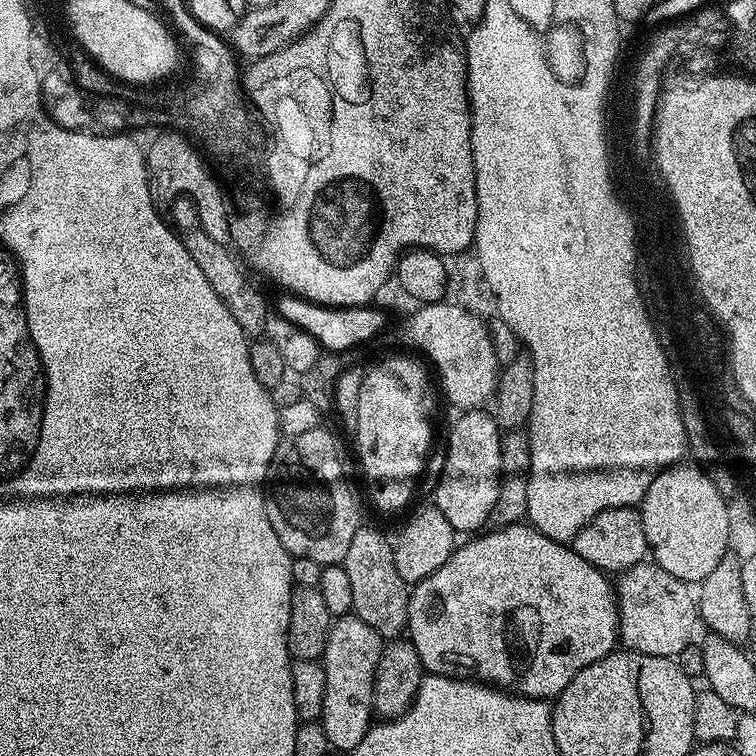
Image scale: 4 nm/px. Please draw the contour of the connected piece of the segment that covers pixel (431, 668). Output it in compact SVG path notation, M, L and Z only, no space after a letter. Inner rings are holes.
M527 522L511 524L505 528L496 528L492 532L473 535L459 545L430 578L420 580L411 589L408 598L408 627L407 635L412 645L418 650L418 658L424 664L425 673L433 676L455 676L457 678L471 678L479 683L495 686L503 691L511 692L517 696L528 696L532 700L551 701L560 695L566 686L586 666L598 662L604 656L609 656L617 647L618 633L620 631L620 612L616 609L616 590L613 581L601 572L586 558L576 553L575 547L568 544L559 544L554 538L542 534Z

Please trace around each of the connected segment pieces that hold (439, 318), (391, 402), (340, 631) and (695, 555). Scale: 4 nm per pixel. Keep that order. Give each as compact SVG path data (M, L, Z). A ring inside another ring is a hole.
M451 302L439 304L422 304L415 309L417 312L408 320L408 336L432 359L434 367L440 371L444 379L444 392L456 410L480 410L484 404L496 394L496 377L500 375L501 365L496 361L494 342L488 333L485 317L476 316L470 310L462 310L462 306Z
M396 356L393 360L384 360L381 364L376 364L371 369L365 371L362 382L362 394L358 397L358 428L354 435L356 441L356 452L360 455L360 468L364 471L364 476L368 479L368 492L372 495L372 500L384 512L396 512L399 508L404 508L412 500L412 495L417 495L418 481L424 475L424 466L428 463L428 453L434 443L432 437L432 388L428 385L428 376L424 373L424 368L420 364L415 364L412 360L407 360L404 356Z
M355 614L333 619L322 657L326 674L326 698L322 702L322 714L318 721L322 730L326 730L329 749L355 753L358 742L366 738L368 729L372 727L374 678L384 645L385 641L380 639L380 635L370 630L370 626L366 626L366 622L359 620Z
M681 462L670 468L657 472L654 482L650 482L650 490L646 490L644 499L638 505L642 518L642 526L646 534L646 542L651 559L666 574L684 581L689 586L699 585L700 581L722 562L722 558L729 555L729 550L724 544L727 520L724 516L724 506L720 497L716 495L715 488L708 484L700 470L696 470L694 463Z

